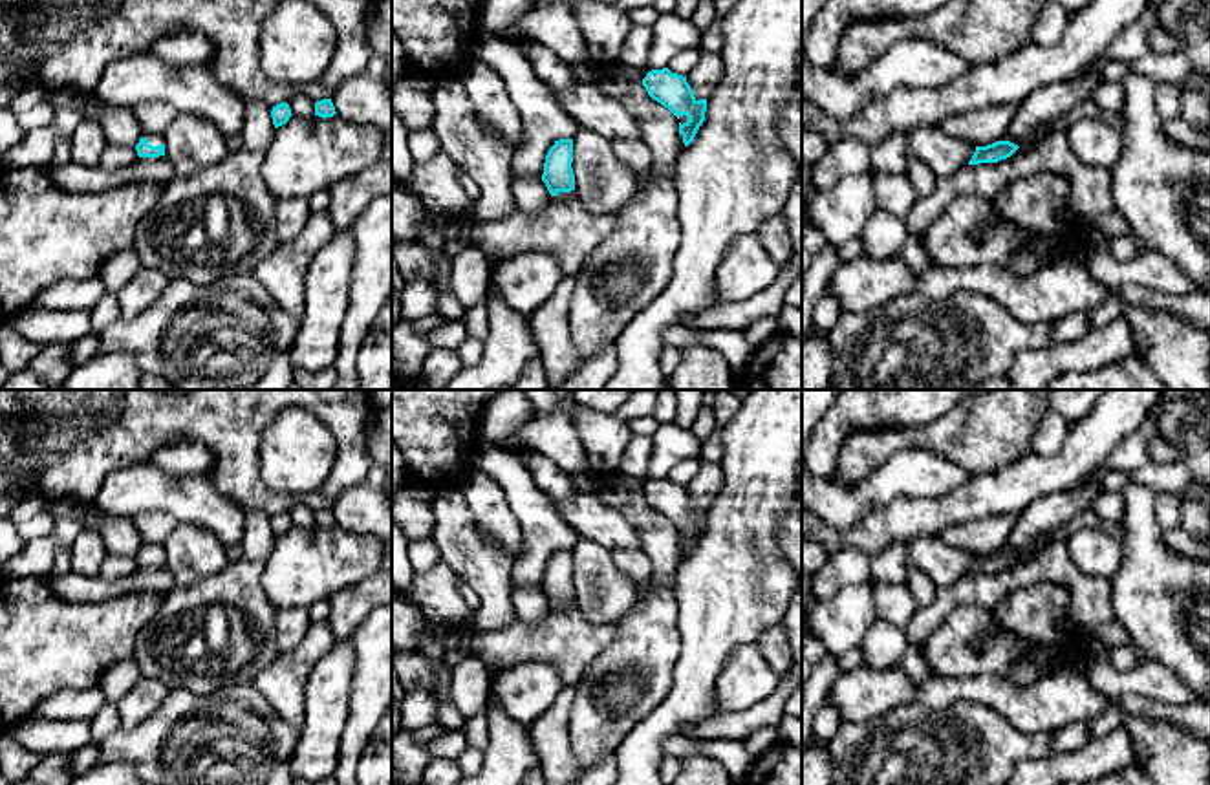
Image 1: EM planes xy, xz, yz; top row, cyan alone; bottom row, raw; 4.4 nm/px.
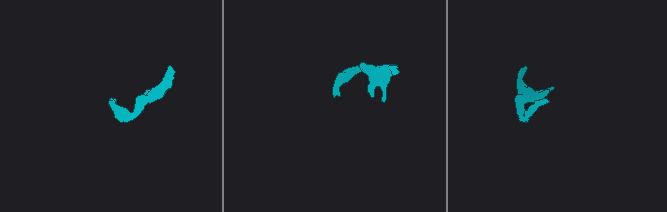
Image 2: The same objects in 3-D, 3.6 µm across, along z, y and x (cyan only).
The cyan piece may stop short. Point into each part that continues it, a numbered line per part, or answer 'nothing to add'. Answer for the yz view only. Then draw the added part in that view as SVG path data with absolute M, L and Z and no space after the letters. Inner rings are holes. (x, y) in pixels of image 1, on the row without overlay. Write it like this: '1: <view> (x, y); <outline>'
1: yz (1038, 542); M1051 531L1040 532L1029 545L1016 551L1014 554L1018 554L1020 558L1027 556L1027 554L1038 554L1042 549L1045 549L1045 540L1047 540L1049 532Z

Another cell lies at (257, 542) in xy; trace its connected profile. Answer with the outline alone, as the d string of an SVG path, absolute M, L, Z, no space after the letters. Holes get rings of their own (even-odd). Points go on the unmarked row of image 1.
M267 512L245 514L245 532L242 536L242 558L265 562L275 545L271 527L273 516Z

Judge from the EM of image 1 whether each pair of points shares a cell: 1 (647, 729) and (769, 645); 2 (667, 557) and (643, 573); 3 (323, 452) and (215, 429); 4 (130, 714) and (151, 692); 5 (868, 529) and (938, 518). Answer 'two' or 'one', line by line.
1: two
2: two
3: two
4: one
5: one

